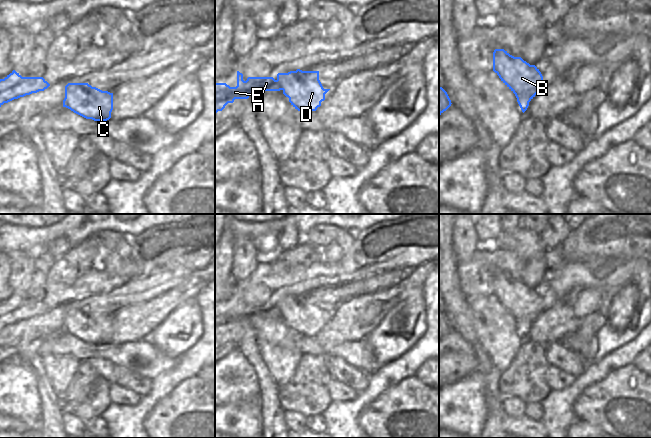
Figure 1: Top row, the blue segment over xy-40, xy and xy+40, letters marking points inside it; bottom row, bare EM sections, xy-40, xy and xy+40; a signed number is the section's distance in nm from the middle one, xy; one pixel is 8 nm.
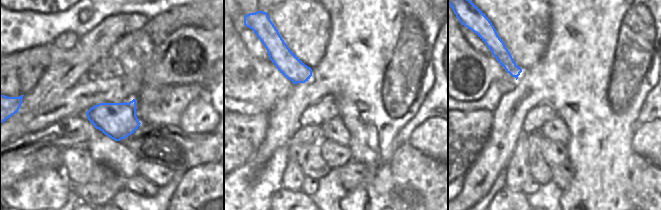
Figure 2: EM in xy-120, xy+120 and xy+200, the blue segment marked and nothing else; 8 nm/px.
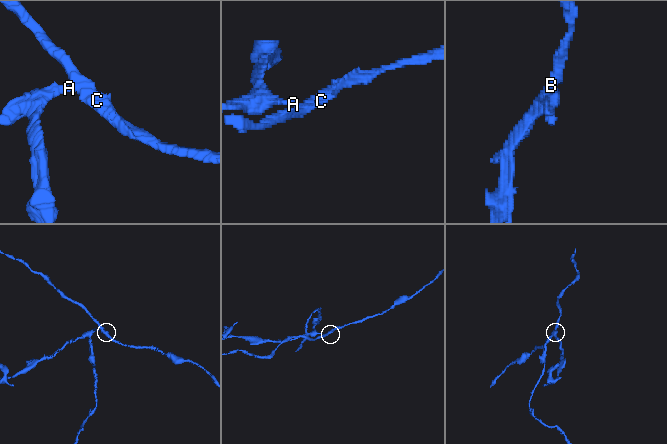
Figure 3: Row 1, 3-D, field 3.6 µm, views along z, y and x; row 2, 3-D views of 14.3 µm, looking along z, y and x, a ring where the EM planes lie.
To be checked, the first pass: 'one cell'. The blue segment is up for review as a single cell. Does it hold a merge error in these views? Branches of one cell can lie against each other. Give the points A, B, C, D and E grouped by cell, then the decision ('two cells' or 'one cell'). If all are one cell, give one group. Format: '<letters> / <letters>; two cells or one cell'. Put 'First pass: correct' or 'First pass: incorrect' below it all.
A E / B C D; two cells
First pass: incorrect

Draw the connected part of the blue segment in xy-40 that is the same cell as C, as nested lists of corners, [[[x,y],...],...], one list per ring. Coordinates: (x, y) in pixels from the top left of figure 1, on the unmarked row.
[[[68,307],[63,331],[94,345],[107,345],[113,334],[113,317],[92,311],[88,307]]]

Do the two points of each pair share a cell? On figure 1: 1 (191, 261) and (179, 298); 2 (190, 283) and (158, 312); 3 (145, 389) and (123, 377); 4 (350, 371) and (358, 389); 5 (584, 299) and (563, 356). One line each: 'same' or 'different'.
1: different
2: same
3: same
4: different
5: different

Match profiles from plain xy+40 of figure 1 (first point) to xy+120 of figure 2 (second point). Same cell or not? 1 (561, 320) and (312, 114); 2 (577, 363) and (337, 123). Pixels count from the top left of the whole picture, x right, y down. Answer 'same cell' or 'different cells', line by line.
1: same cell
2: same cell

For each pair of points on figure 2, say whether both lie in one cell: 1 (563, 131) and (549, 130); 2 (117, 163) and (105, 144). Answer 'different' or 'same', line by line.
1: same
2: same

